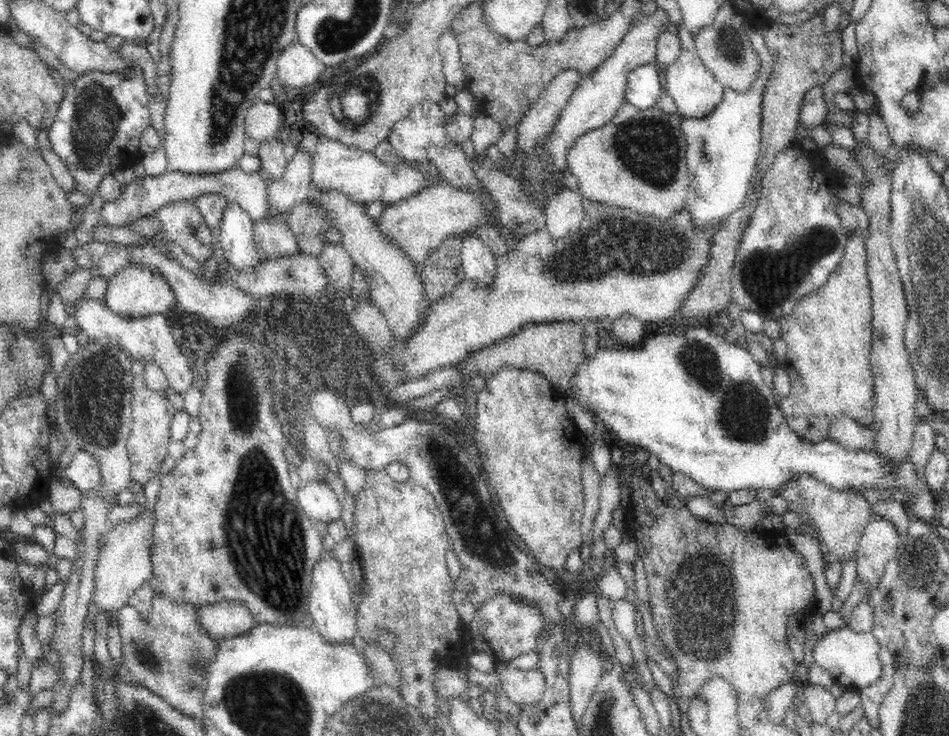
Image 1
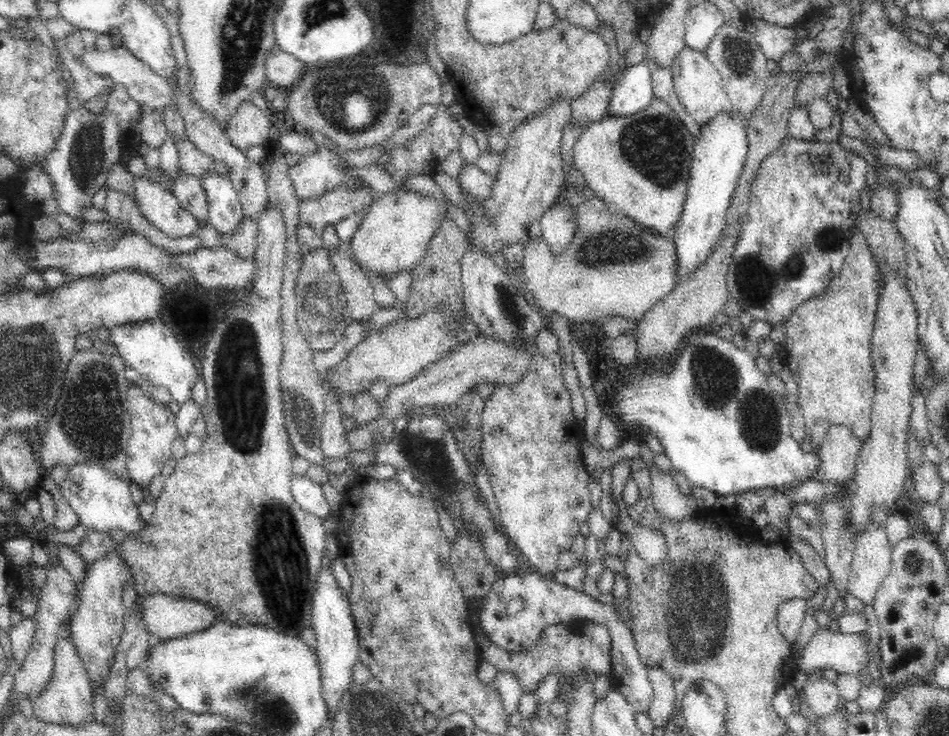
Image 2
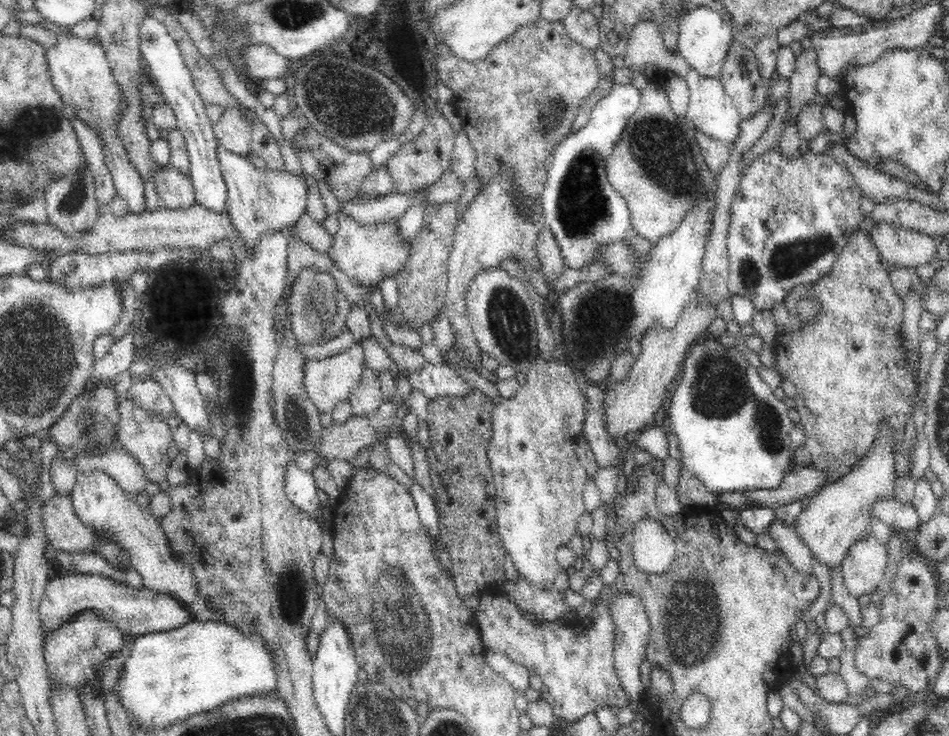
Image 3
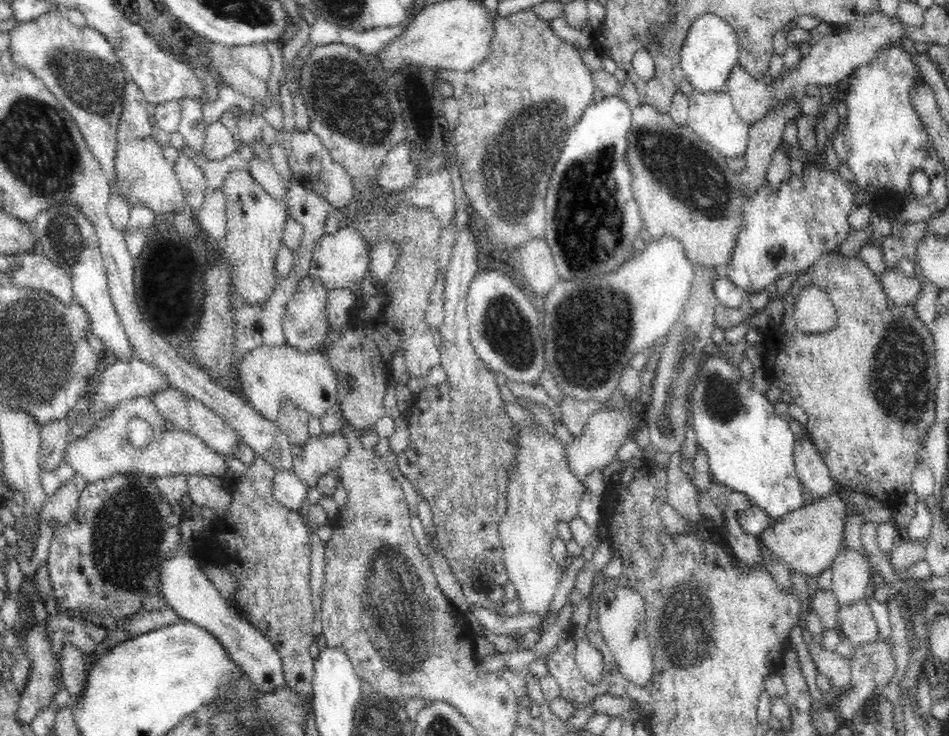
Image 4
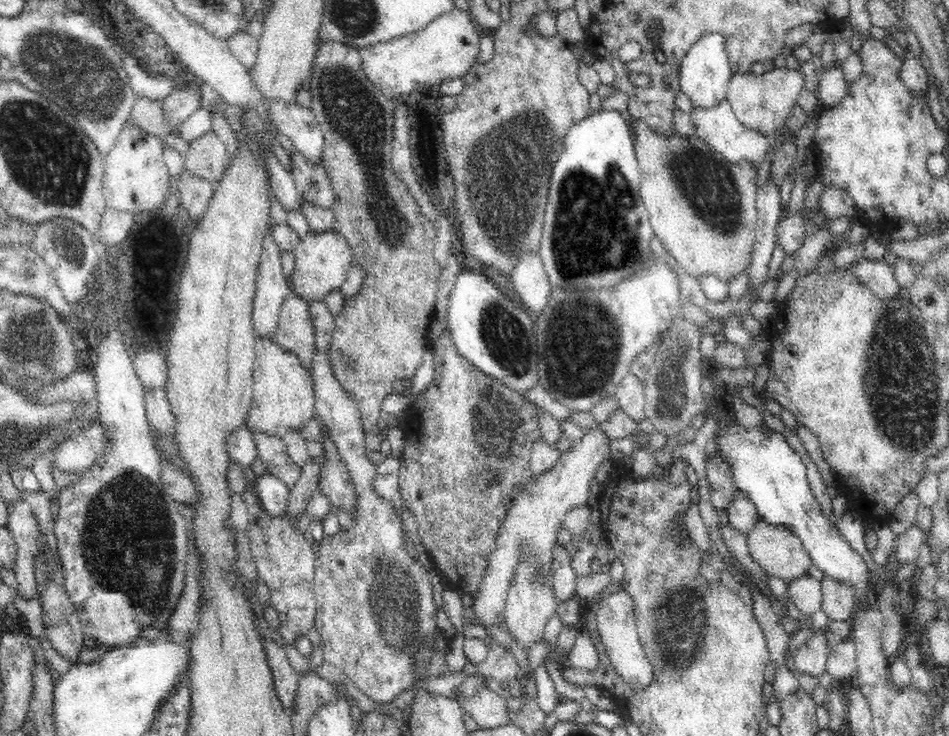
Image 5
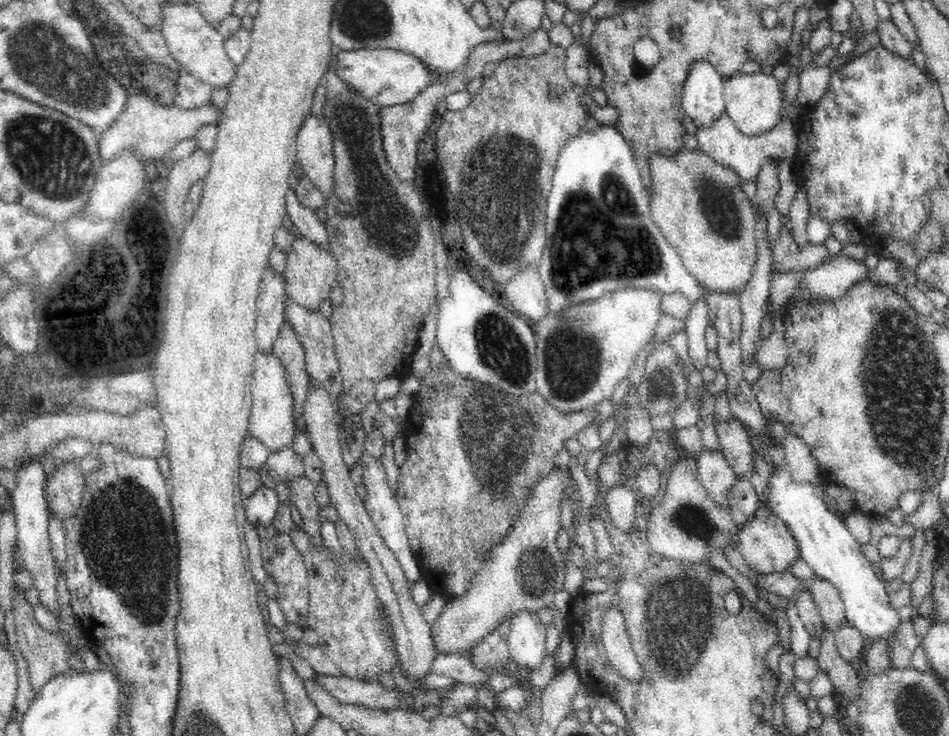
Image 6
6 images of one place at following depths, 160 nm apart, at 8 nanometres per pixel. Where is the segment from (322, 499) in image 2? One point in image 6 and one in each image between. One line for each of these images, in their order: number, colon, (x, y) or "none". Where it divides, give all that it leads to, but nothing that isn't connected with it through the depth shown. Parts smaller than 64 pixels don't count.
3: (300, 486)
4: (290, 489)
5: (275, 494)
6: (261, 507)

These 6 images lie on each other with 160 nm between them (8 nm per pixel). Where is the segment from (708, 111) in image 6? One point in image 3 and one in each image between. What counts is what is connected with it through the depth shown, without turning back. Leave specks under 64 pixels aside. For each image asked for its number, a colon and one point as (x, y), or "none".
3: (704, 36)
4: (709, 51)
5: (705, 69)

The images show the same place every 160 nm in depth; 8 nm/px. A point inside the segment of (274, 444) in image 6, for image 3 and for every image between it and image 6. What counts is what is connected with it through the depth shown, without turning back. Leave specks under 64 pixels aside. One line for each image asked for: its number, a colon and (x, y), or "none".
3: (330, 381)
4: (267, 375)
5: (284, 397)

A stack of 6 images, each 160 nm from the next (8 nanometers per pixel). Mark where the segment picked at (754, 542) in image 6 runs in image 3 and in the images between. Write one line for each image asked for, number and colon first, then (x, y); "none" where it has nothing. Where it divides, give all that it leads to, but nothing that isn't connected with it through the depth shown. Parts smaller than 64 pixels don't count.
3: (839, 515)
4: (807, 540)
5: (780, 552)

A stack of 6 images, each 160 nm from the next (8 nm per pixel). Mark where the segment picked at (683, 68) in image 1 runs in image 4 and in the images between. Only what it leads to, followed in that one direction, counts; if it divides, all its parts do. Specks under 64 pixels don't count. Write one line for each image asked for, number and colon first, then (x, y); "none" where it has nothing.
2: (698, 85)
3: (710, 110)
4: (712, 115)

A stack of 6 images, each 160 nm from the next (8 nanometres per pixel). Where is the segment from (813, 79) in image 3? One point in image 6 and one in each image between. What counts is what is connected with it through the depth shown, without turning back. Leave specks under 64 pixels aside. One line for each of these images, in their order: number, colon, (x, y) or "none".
4: (683, 187)
5: (702, 208)
6: (700, 207)

